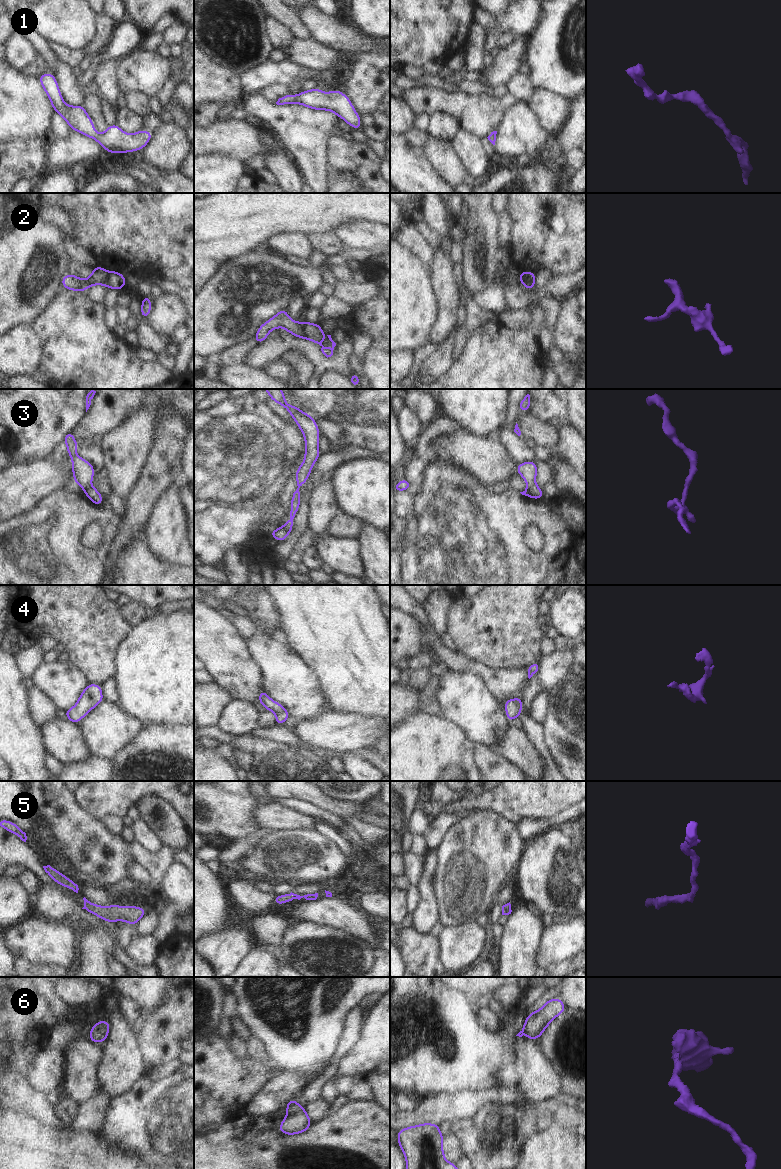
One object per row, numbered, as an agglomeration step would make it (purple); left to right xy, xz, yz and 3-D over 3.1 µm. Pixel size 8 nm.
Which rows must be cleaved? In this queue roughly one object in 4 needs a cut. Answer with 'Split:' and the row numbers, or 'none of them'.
Split: 2, 3

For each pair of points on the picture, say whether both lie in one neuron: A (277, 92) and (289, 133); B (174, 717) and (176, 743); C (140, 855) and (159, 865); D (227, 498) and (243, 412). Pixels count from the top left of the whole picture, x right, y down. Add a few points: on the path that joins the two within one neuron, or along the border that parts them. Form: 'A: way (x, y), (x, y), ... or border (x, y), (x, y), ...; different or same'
A: border (256, 93), (275, 103); different
B: border (183, 725), (151, 726); different
C: way (145, 859), (154, 864); same
D: way (227, 477), (227, 462), (239, 450), (243, 433); same

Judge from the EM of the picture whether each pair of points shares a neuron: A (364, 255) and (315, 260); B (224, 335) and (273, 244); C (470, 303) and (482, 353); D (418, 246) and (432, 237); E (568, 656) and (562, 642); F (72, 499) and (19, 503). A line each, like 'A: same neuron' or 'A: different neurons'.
A: different neurons
B: different neurons
C: different neurons
D: different neurons
E: different neurons
F: different neurons

